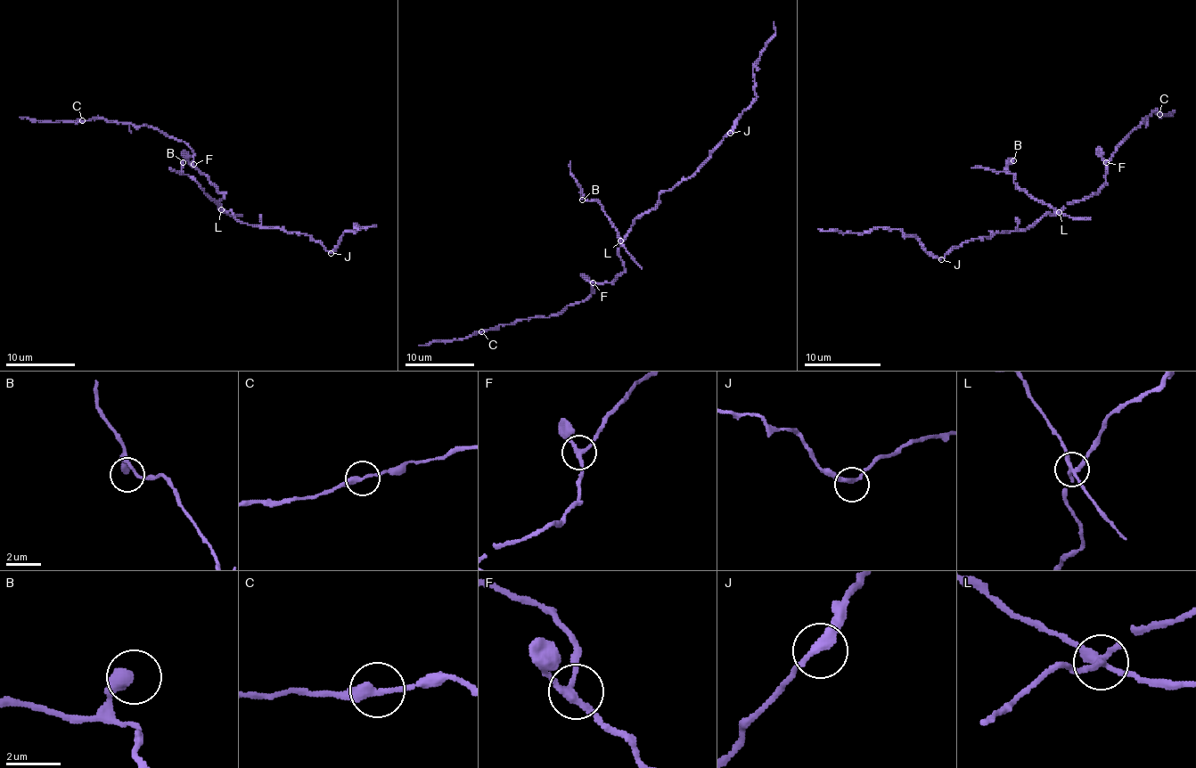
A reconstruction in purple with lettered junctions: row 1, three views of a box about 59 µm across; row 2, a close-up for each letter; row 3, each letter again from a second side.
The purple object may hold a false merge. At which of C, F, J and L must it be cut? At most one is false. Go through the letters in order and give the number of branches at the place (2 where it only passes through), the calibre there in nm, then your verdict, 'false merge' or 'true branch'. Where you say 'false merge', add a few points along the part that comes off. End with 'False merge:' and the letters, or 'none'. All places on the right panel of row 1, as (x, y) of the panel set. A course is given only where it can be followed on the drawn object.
C: 2 branches meet; 320 nm thick; true branch
F: 3 branches meet; 220 nm thick; true branch
J: 2 branches meet; 280 nm thick; true branch
L: 3 branches meet; 240 nm thick; false merge; foreign part runs (1060, 212), (1023, 191), (1013, 181), (1013, 174), (971, 167)
False merge: L

